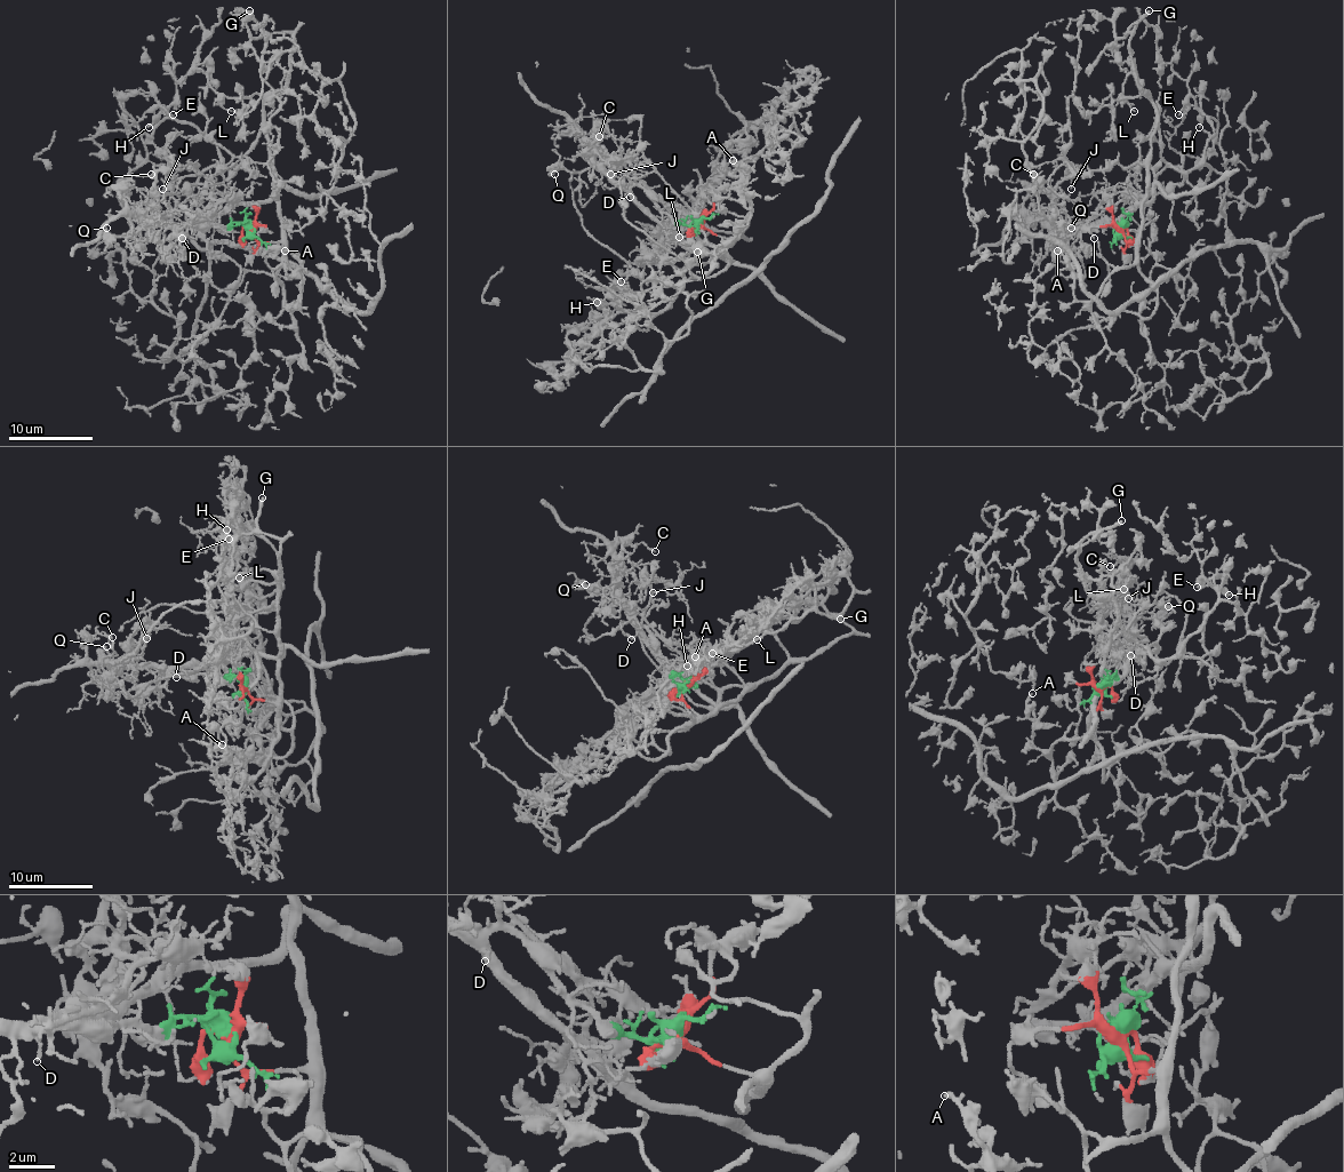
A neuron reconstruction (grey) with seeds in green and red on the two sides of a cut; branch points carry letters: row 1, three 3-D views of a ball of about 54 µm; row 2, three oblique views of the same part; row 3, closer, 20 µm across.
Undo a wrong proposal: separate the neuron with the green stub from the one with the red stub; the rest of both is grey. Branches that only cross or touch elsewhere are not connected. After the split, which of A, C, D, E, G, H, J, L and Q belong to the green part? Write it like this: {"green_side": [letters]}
{"green_side": ["C", "D", "J", "Q"]}

